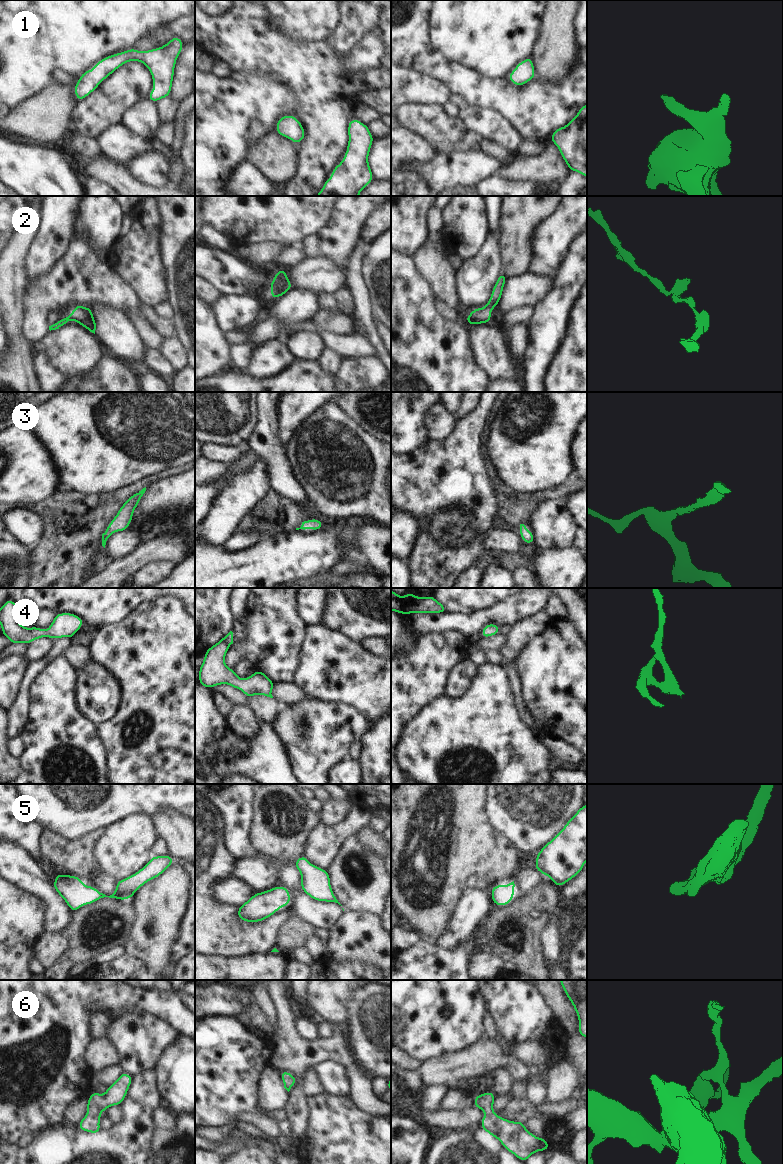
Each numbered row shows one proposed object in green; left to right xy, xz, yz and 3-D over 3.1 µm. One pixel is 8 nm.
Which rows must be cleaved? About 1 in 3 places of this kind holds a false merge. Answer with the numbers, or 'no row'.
no row

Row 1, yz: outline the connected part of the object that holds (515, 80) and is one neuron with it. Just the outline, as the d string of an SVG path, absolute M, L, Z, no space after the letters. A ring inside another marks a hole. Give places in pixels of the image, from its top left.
M529 57L518 63L515 69L507 76L507 78L517 86L525 85L531 79L535 79L535 69L532 57Z

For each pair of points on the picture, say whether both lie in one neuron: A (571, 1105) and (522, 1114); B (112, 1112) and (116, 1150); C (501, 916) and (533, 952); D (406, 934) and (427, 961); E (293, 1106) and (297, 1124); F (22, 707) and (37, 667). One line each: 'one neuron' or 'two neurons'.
A: one neuron
B: two neurons
C: one neuron
D: two neurons
E: one neuron
F: one neuron

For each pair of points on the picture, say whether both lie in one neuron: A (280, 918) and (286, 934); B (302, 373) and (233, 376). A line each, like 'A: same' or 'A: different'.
A: different
B: same

